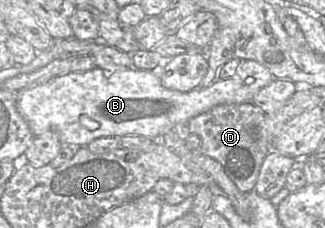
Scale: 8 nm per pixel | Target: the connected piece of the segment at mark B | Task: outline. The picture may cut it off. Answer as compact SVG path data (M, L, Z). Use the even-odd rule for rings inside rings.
M242 60L237 72L230 78L218 80L206 88L195 88L181 92L163 87L160 71L140 70L134 67L117 70L104 70L94 67L88 71L69 72L53 77L47 82L18 91L17 109L27 121L34 136L45 132L56 132L62 145L87 146L100 137L122 137L124 135L142 135L154 141L174 130L176 124L204 113L220 104L252 103L254 96L274 78L268 69L254 60ZM253 77L251 84L246 79Z

